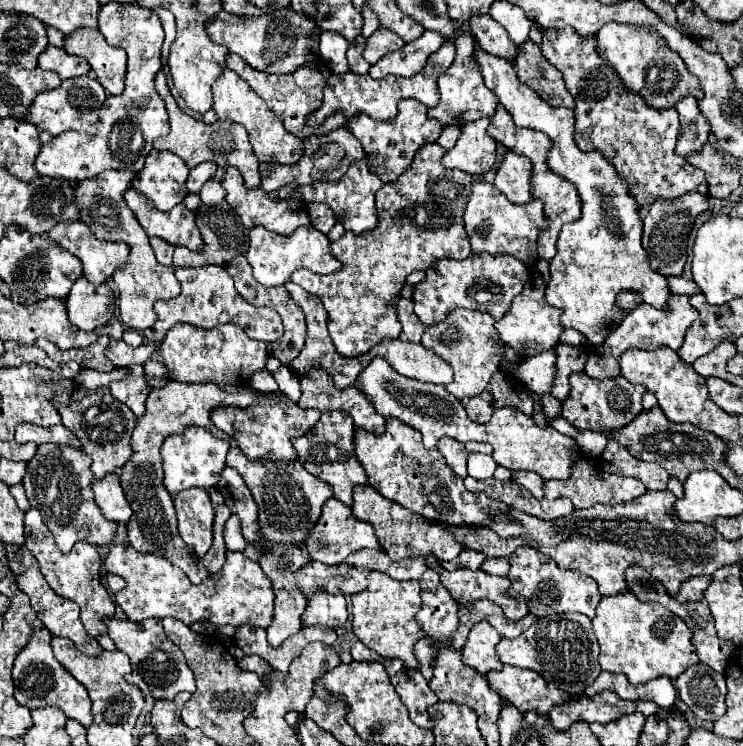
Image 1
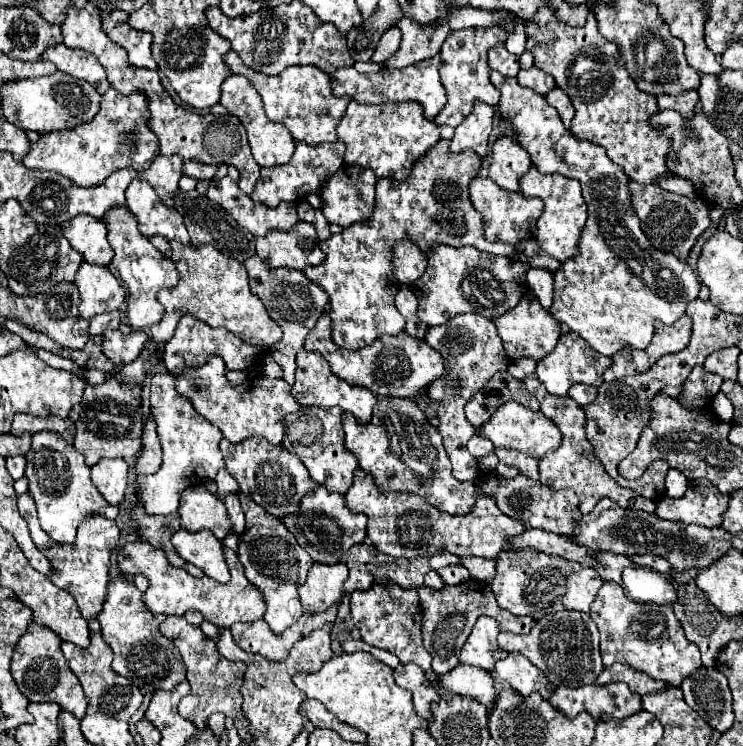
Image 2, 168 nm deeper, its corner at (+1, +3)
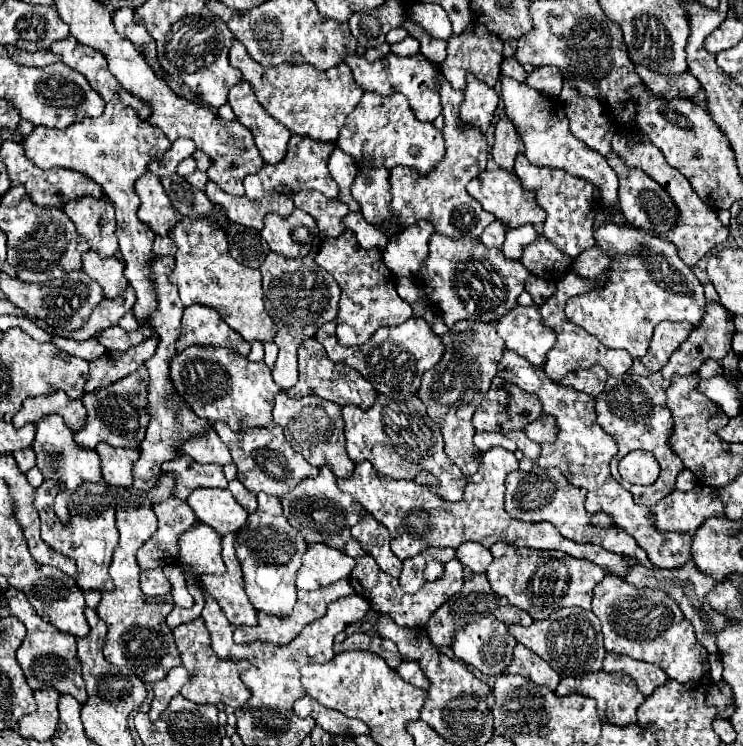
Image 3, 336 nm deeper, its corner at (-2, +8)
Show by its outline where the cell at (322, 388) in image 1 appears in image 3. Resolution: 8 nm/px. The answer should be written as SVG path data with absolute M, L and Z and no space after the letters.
M307 338L305 342L301 342L299 346L299 382L293 388L289 388L287 394L291 398L303 398L303 396L315 394L339 406L355 404L361 410L369 410L377 398L377 392L373 390L373 386L369 386L369 382L361 374L357 374L357 370L345 366L343 362L331 362L325 354L325 348L315 338Z

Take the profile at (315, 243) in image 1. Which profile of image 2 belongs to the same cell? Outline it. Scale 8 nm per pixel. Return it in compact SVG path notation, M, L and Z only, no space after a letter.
M298 221L290 231L270 231L264 237L256 237L256 255L266 263L268 267L286 267L286 269L296 269L302 271L308 265L318 265L326 259L322 249L318 247L318 237L314 225L306 221Z

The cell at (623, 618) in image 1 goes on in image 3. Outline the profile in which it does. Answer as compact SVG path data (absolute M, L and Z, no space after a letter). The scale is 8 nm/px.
M605 574L593 590L593 614L601 620L605 650L657 664L677 682L701 680L709 672L707 650L697 644L691 622L687 622L677 602L665 592L651 588L639 590L619 576Z

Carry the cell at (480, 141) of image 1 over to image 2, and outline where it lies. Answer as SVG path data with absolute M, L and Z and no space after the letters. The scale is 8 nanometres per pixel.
M476 101L472 113L456 127L454 139L450 141L450 151L462 153L466 149L472 149L474 153L480 155L480 159L484 159L494 121L492 117L494 117L494 107Z

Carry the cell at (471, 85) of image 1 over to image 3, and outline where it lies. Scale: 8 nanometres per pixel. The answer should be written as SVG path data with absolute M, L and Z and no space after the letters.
M471 22L463 34L451 36L447 46L447 60L443 62L443 76L455 90L465 90L465 76L473 72L481 82L495 86L501 76L501 62L503 62L503 42L491 34L479 22Z

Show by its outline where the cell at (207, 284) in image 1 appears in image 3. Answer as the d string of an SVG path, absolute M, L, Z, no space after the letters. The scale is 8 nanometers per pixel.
M181 218L181 222L177 222L177 226L173 226L173 230L169 232L169 238L177 244L177 254L175 254L175 268L169 274L169 280L179 288L179 296L183 300L185 306L191 304L205 304L205 306L213 306L221 312L223 320L235 330L239 332L247 342L273 342L275 334L277 334L277 326L273 324L273 320L269 318L269 314L263 308L263 290L261 290L261 272L247 268L239 262L235 262L229 254L229 240L225 238L225 232L219 228L219 224L215 218Z

